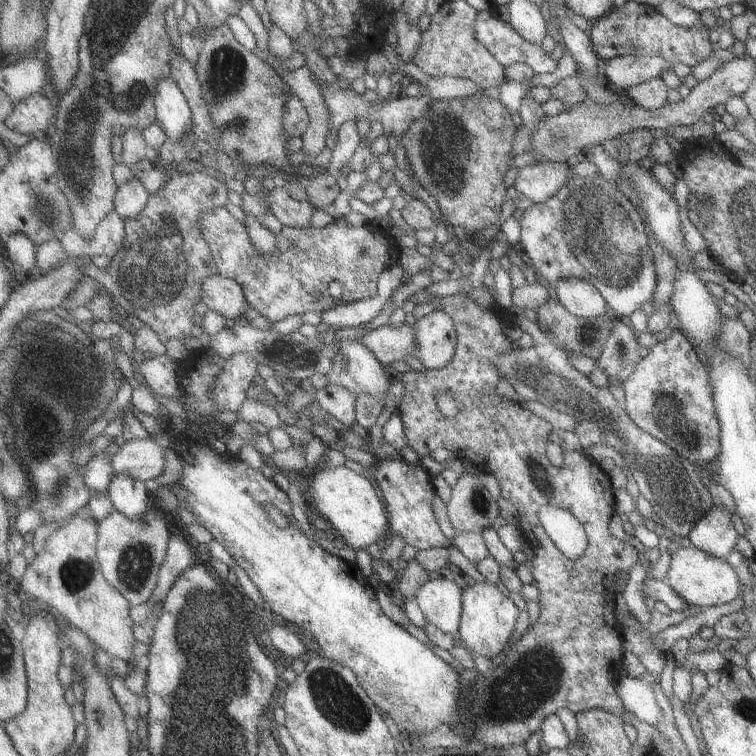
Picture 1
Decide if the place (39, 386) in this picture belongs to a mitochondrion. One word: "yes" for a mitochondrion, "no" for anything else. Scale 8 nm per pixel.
yes

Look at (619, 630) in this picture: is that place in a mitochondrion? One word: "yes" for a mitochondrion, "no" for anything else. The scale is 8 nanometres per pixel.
no

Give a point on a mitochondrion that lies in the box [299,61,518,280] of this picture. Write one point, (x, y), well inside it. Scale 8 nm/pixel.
(444, 144)

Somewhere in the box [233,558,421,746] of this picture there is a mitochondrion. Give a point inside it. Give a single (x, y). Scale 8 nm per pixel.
(337, 701)

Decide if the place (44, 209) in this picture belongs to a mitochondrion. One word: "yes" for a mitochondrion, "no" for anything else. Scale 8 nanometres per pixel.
yes

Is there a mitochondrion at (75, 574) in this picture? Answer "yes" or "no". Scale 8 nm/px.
yes

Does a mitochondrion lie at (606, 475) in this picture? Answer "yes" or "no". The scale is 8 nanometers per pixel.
no

